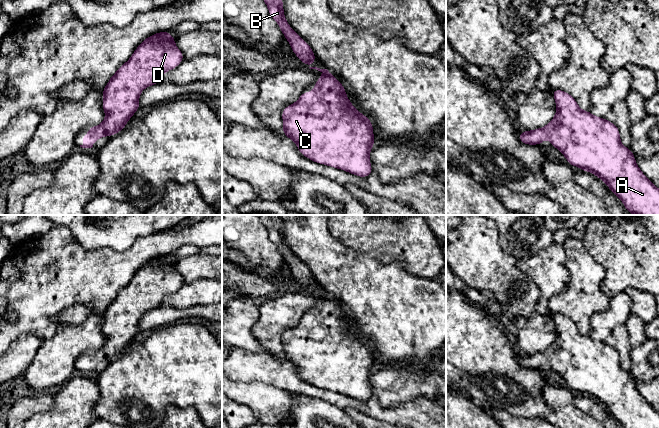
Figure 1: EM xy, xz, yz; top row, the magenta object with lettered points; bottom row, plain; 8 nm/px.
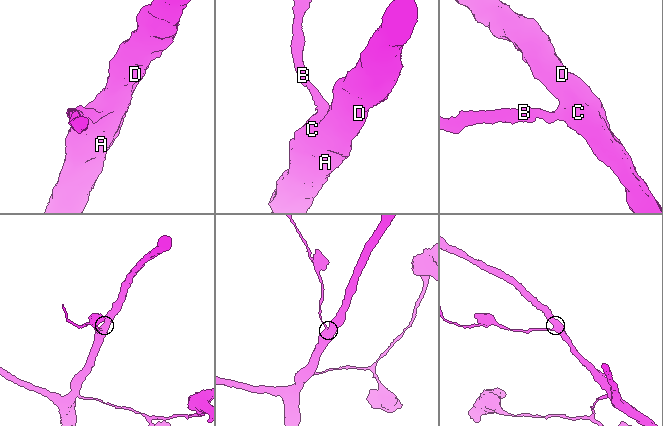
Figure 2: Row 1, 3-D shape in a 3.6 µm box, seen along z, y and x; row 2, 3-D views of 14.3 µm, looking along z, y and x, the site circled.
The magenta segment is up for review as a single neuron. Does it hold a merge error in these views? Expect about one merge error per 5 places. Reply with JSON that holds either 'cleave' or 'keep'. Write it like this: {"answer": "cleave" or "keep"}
{"answer": "keep"}

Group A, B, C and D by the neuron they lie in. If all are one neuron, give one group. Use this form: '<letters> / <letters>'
A B C D

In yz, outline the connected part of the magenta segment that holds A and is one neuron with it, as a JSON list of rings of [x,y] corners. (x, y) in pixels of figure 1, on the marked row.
[[[560,89],[551,93],[557,107],[554,118],[544,128],[520,132],[520,142],[541,145],[548,138],[552,146],[565,156],[569,165],[599,177],[623,202],[627,212],[633,215],[659,215],[659,188],[639,169],[631,149],[622,145],[618,127],[605,118],[595,117],[590,111],[580,109],[569,93]]]

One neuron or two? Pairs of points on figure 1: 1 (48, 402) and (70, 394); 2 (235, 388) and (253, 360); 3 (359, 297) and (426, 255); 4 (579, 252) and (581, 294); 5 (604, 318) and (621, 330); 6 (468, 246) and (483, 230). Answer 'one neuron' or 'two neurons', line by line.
1: two neurons
2: two neurons
3: two neurons
4: one neuron
5: two neurons
6: one neuron

